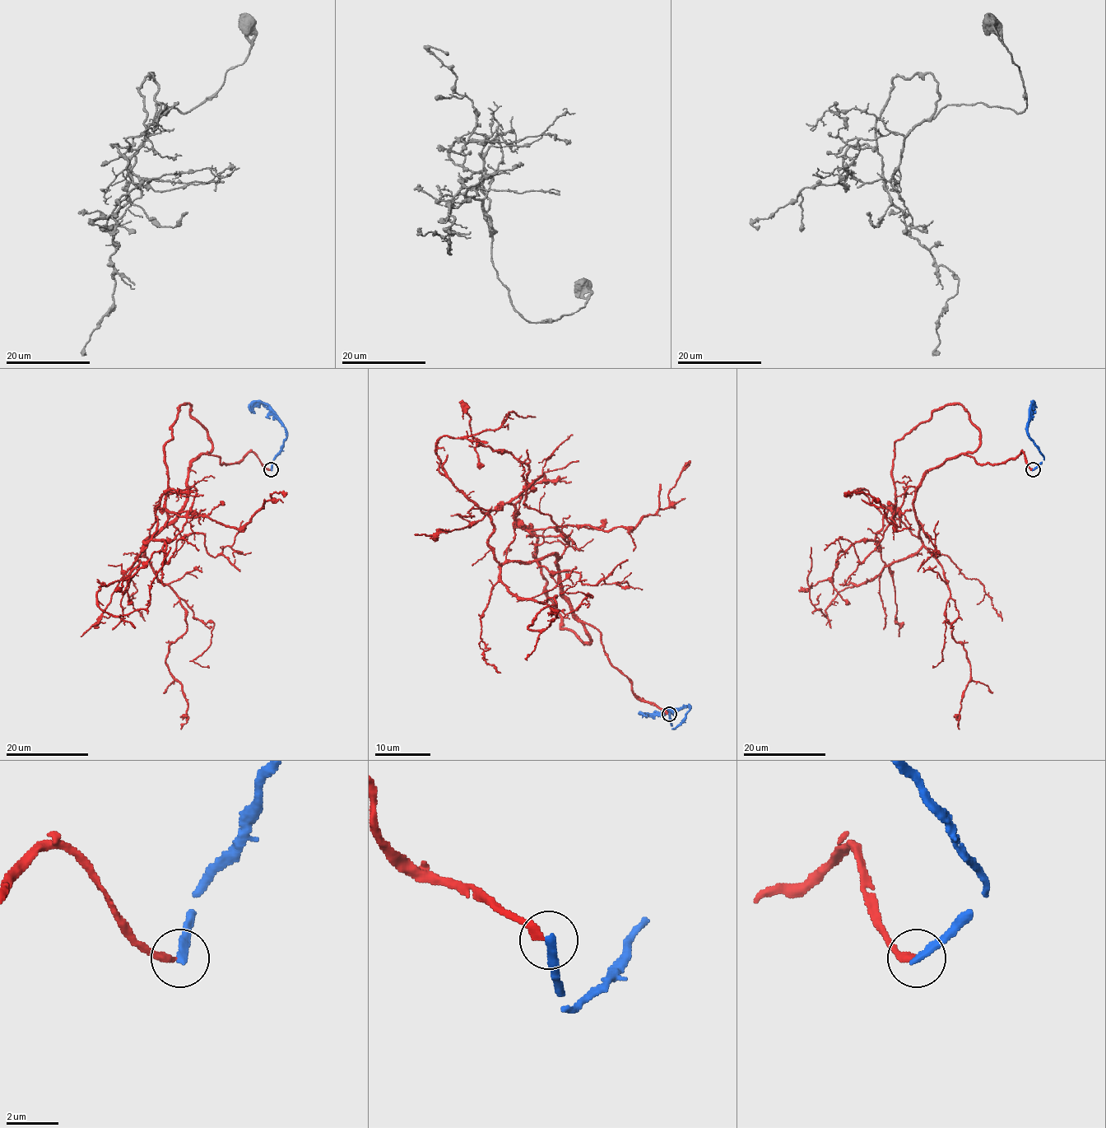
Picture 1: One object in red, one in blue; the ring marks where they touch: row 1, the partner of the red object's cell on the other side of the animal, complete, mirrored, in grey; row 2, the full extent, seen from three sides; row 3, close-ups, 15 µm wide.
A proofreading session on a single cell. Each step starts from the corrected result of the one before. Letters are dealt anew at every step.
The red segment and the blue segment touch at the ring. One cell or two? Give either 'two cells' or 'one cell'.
two cells

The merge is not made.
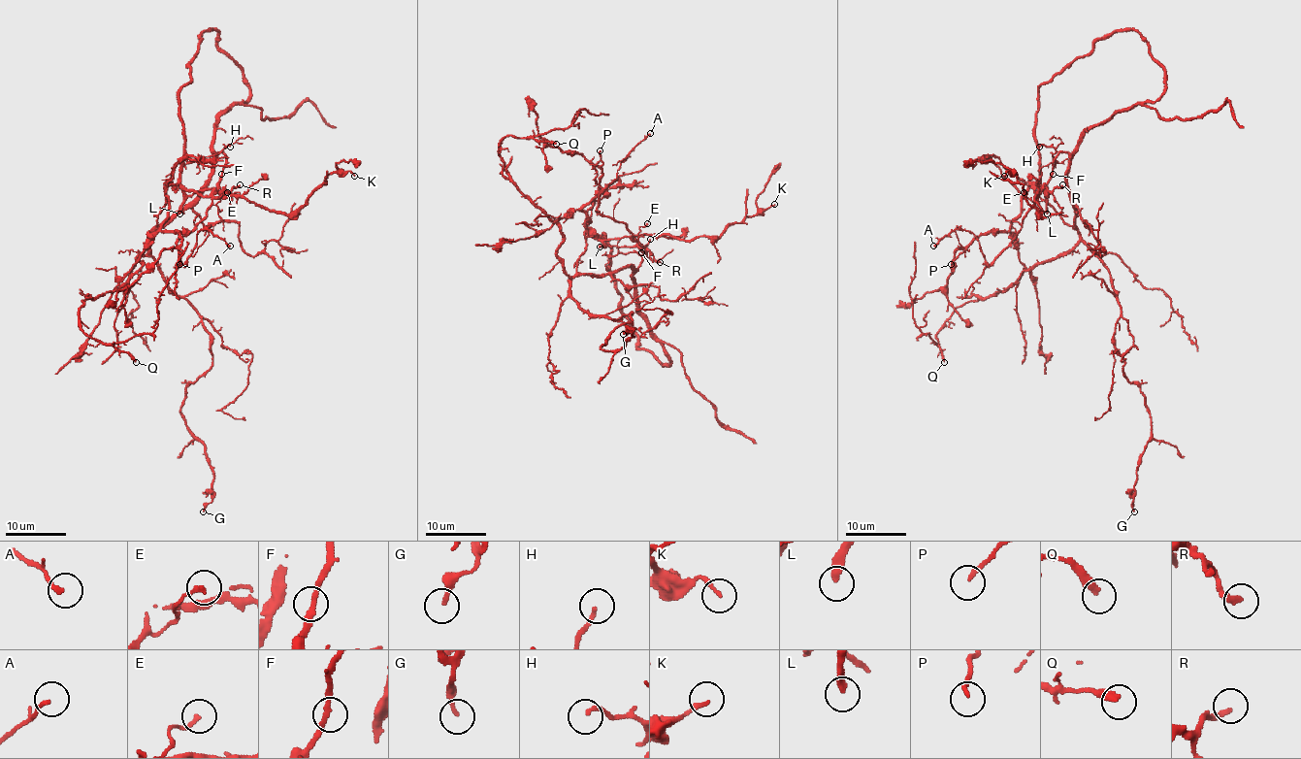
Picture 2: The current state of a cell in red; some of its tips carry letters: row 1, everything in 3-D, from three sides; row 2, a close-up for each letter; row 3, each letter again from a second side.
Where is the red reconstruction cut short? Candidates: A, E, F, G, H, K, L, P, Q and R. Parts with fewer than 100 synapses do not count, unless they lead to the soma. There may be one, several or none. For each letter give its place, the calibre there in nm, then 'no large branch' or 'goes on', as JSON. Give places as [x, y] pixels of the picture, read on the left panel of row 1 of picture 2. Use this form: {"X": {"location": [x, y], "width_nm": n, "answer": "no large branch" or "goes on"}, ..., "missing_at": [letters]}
{"A": {"location": [230, 246], "width_nm": 170, "answer": "no large branch"}, "E": {"location": [227, 192], "width_nm": 160, "answer": "no large branch"}, "F": {"location": [221, 174], "width_nm": 220, "answer": "no large branch"}, "G": {"location": [203, 511], "width_nm": 200, "answer": "no large branch"}, "H": {"location": [230, 147], "width_nm": 170, "answer": "no large branch"}, "K": {"location": [354, 176], "width_nm": 190, "answer": "no large branch"}, "L": {"location": [179, 214], "width_nm": 300, "answer": "goes on"}, "P": {"location": [179, 264], "width_nm": 190, "answer": "no large branch"}, "Q": {"location": [136, 362], "width_nm": 320, "answer": "no large branch"}, "R": {"location": [240, 184], "width_nm": 240, "answer": "no large branch"}, "missing_at": ["L"]}

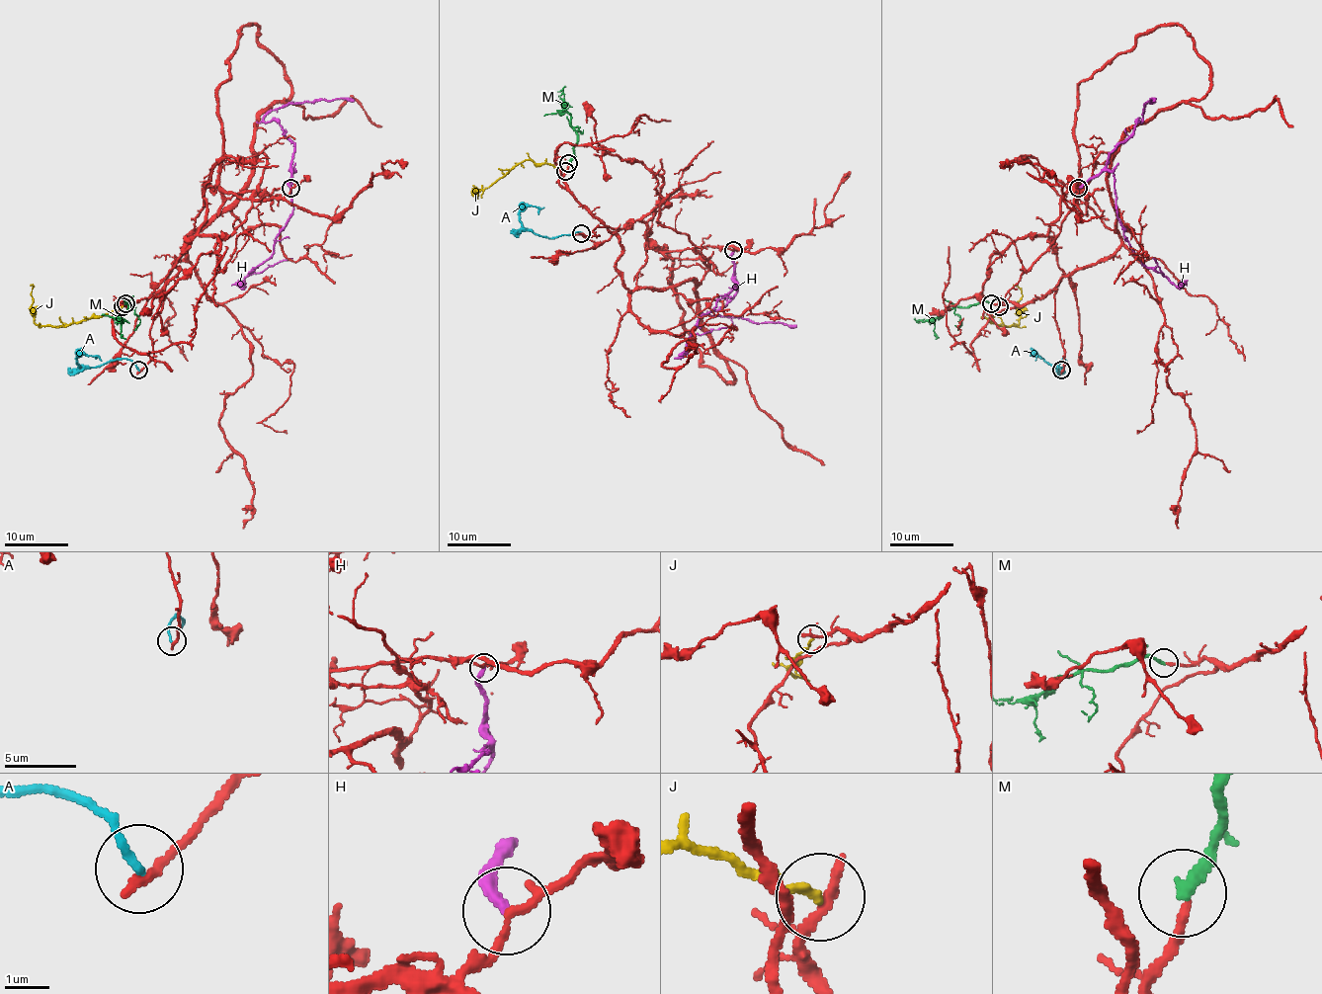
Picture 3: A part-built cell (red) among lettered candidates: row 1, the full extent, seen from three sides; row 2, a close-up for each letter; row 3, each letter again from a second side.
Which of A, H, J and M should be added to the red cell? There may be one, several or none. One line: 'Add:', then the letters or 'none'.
Add: M

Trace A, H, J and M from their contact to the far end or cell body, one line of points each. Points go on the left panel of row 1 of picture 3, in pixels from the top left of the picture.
A: (138, 371), (128, 359), (84, 368), (78, 363), (78, 356), (95, 356), (102, 361)
H: (290, 188), (291, 171), (293, 213), (276, 237), (273, 254), (249, 273), (262, 273), (291, 259)
J: (123, 306), (60, 325), (40, 325), (35, 322), (33, 286), (30, 284)
M: (125, 303), (130, 301), (133, 306), (121, 321), (121, 335), (125, 338)

